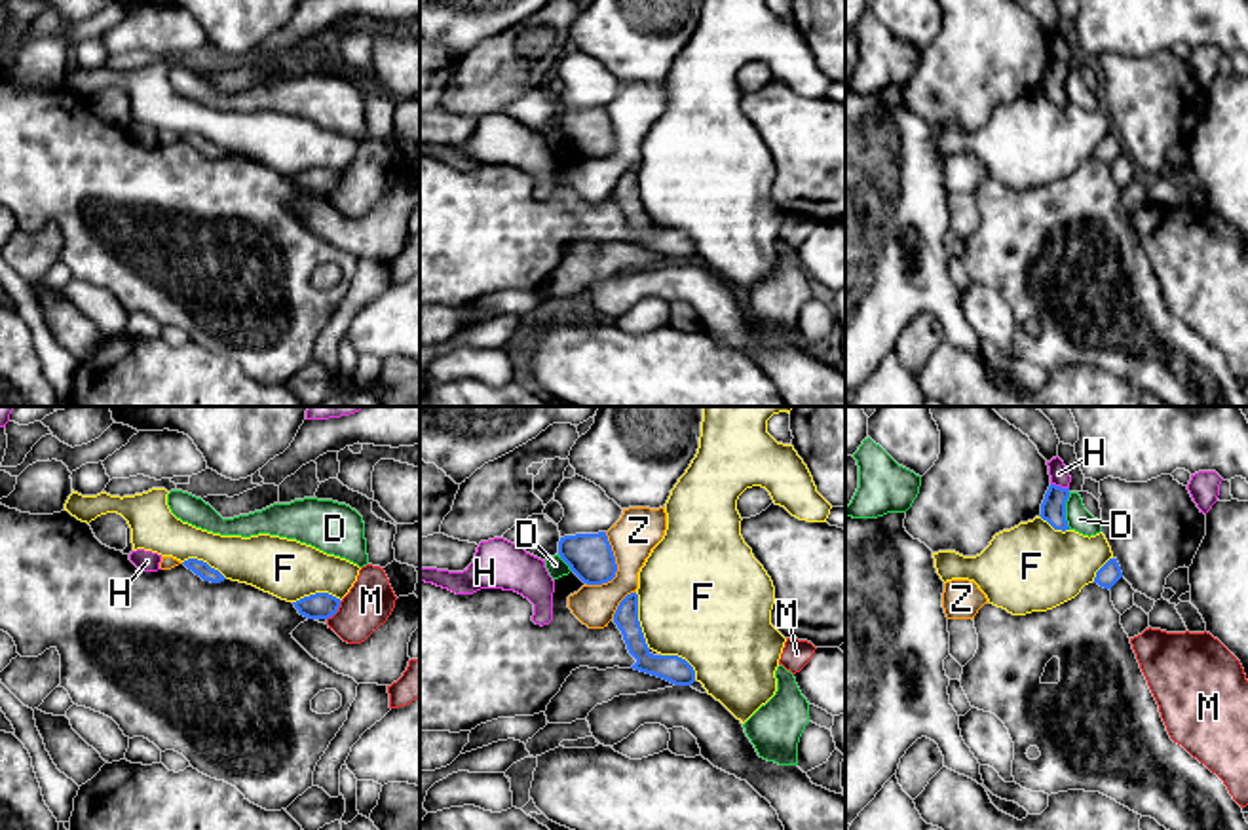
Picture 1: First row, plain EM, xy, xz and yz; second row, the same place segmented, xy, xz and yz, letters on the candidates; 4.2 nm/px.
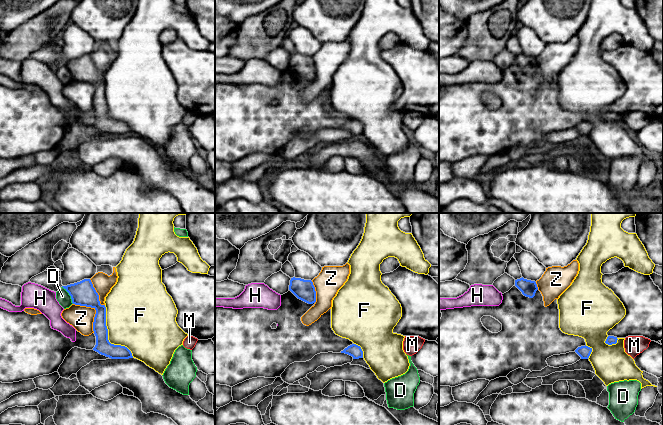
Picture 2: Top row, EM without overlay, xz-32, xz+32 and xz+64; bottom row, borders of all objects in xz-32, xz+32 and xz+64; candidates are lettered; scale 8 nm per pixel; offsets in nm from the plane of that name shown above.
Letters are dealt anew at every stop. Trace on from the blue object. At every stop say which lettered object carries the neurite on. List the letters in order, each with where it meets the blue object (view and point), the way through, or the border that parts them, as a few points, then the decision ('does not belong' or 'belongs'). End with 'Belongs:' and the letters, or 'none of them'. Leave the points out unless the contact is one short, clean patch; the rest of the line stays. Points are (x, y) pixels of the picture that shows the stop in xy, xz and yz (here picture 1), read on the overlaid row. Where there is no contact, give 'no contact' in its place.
D: meets blue in yz at (1064, 511); does not belong
F: meets blue in xz at (639, 622); does not belong
H: meets blue in yz at (1060, 487); does not belong
M: meets blue in xy at (337, 610); border along xy (342, 601), (327, 620); does not belong
Z: meets blue in xz at (616, 568); does not belong
Belongs: none of them

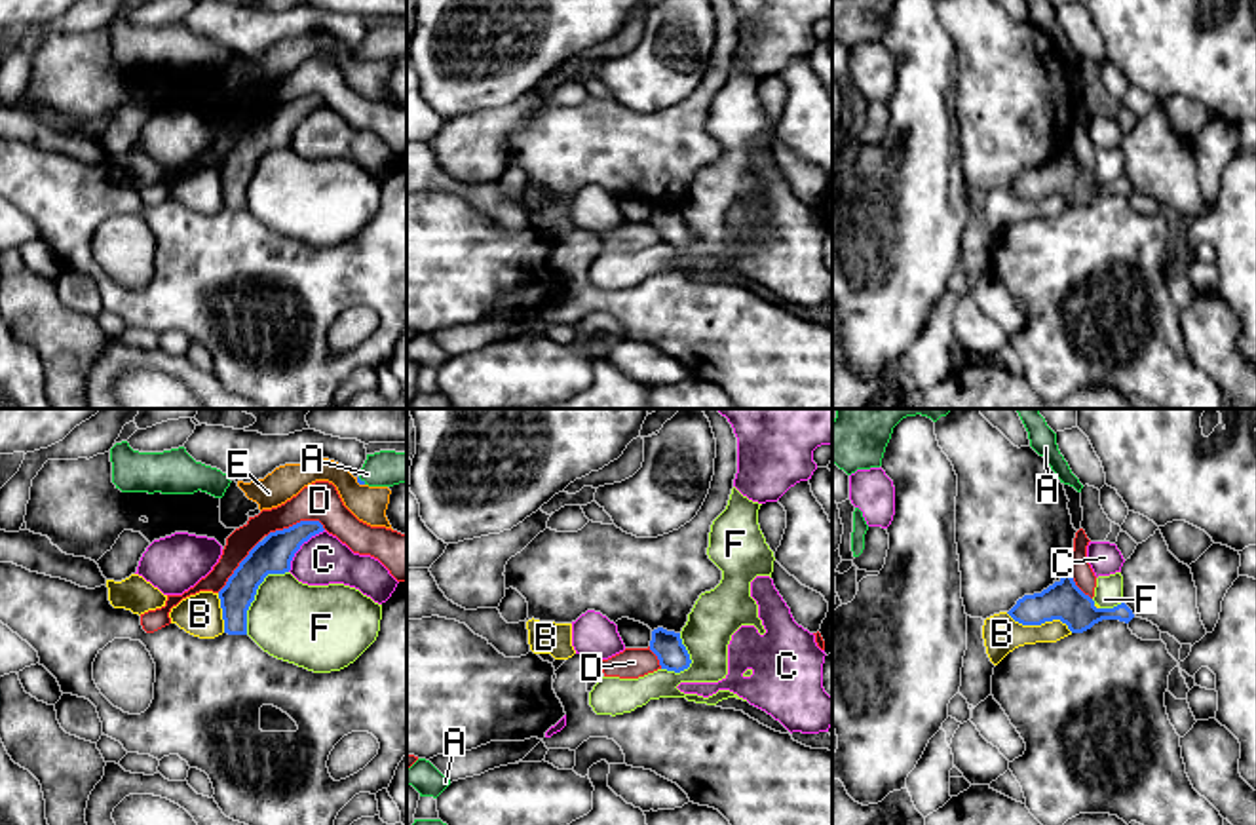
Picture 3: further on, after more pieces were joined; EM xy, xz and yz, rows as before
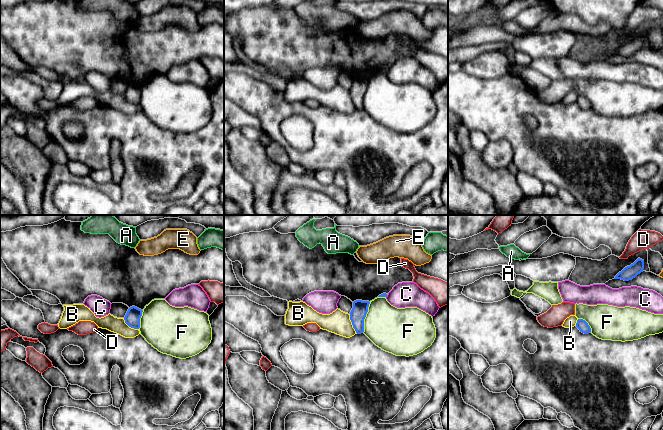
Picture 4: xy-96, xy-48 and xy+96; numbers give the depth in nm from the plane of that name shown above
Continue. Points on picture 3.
A: meets blue in xy at (360, 479); runs through xy (360, 481), (360, 479), (386, 468); belongs
B: meets blue in yz at (1040, 624); does not belong
C: meets blue in xy at (299, 548); does not belong
D: meets blue in xy at (297, 523); does not belong
E: meets blue in xy at (360, 483); border along xy (356, 478), (363, 485); does not belong
F: meets blue in xy at (255, 594); does not belong
Belongs: A

